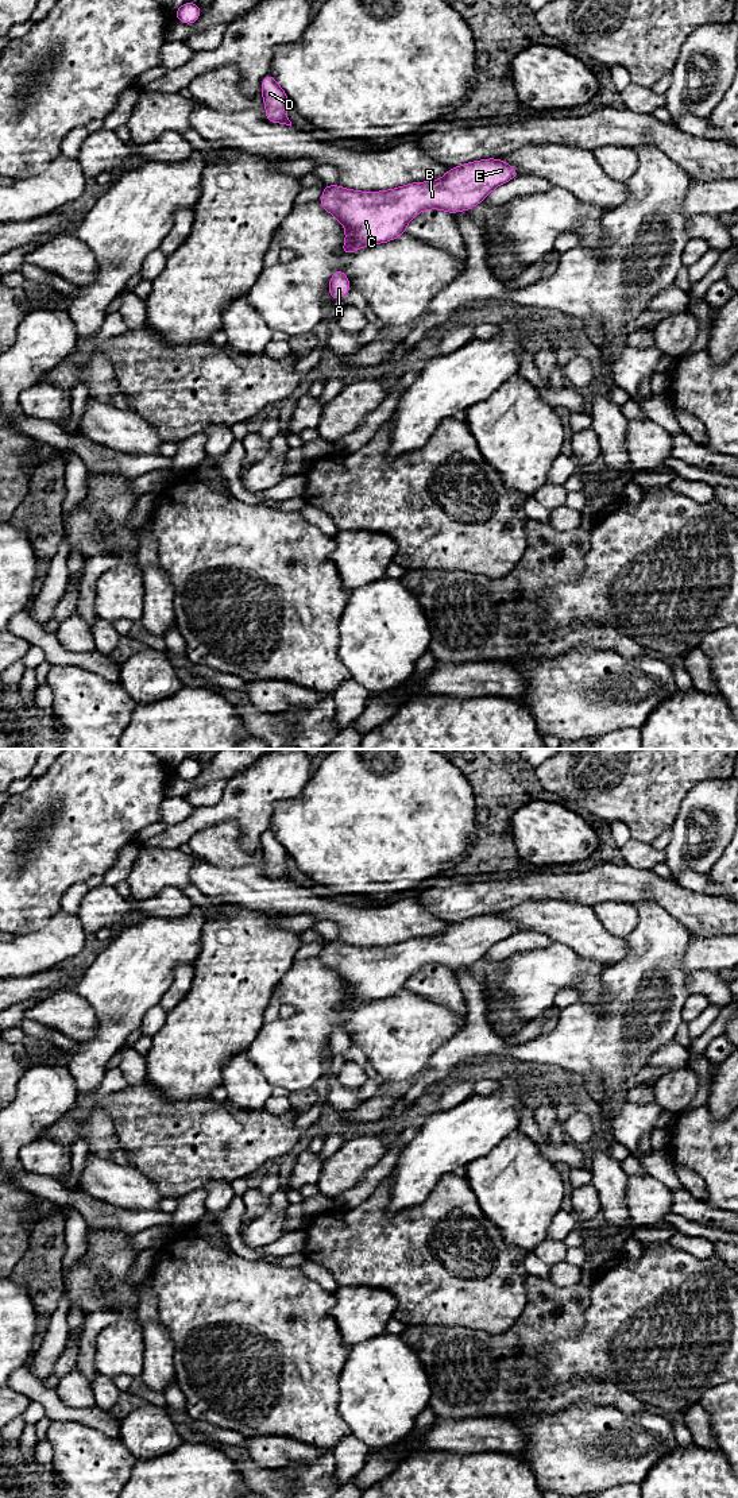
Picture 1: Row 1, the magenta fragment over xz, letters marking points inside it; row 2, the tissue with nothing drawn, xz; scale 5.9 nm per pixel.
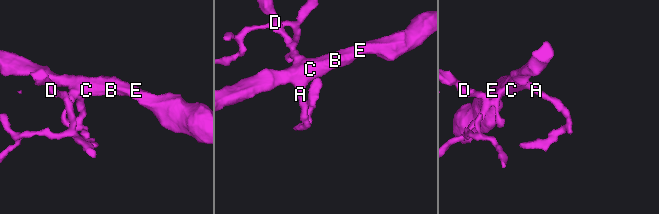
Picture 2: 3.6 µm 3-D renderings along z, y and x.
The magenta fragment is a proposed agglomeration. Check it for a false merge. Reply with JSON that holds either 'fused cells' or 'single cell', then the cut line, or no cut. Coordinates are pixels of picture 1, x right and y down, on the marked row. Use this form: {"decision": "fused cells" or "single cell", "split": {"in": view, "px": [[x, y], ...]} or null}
{"decision": "single cell", "split": null}

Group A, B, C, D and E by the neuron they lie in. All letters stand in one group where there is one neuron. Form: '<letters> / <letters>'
A B C D E

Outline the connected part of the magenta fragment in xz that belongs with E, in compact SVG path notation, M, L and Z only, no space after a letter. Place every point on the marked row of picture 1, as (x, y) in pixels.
M496 158L470 162L436 181L414 182L383 192L358 192L336 184L322 188L321 206L345 228L343 254L387 243L406 233L407 223L420 212L470 211L495 188L518 177L507 162Z

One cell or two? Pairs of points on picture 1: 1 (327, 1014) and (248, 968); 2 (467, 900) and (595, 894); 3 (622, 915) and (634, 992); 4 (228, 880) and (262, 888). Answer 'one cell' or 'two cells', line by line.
1: two cells
2: one cell
3: two cells
4: one cell

